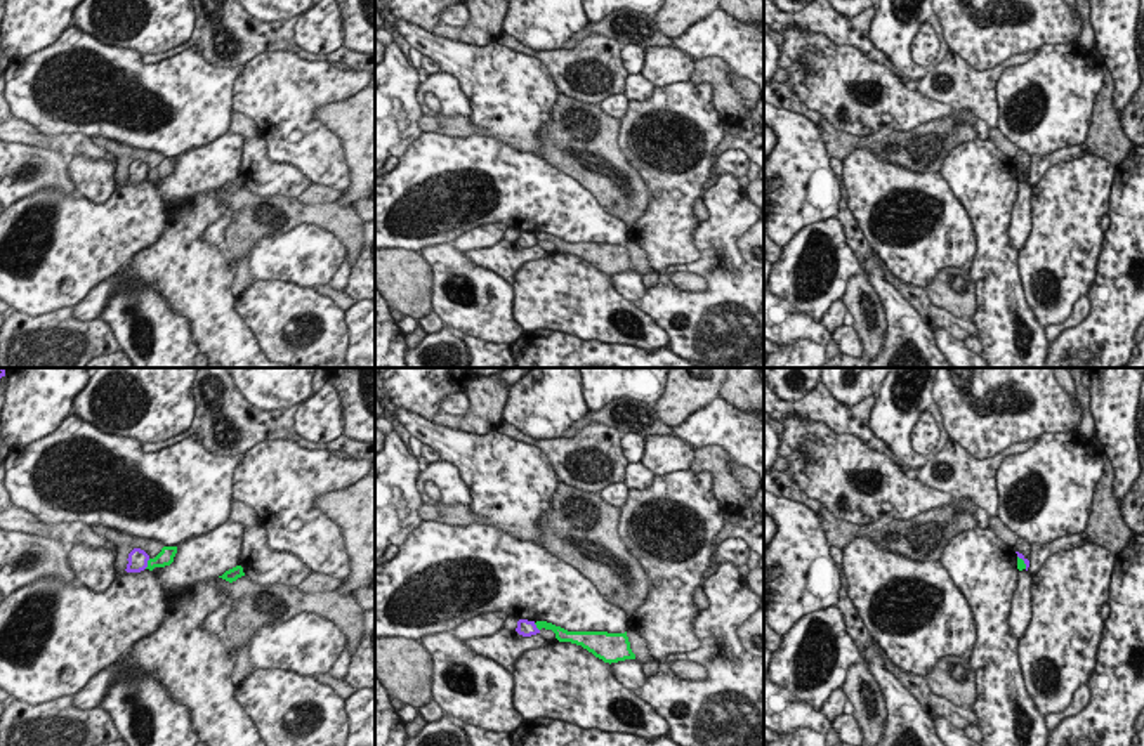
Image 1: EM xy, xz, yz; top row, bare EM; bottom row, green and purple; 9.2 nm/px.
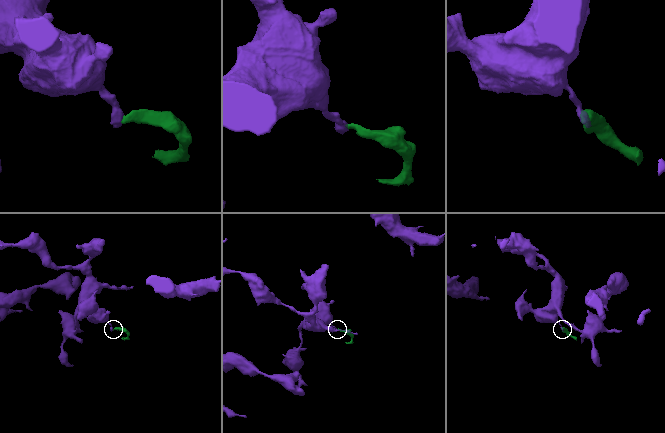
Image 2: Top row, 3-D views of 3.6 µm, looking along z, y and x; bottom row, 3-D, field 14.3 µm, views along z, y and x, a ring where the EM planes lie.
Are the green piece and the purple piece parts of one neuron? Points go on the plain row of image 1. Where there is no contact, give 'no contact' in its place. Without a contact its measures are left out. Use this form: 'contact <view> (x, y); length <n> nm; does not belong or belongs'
contact xy (148, 176); length 110 nm; does not belong

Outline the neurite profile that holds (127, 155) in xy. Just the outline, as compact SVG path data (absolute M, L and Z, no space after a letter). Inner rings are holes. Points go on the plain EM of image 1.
M92 137L92 142L97 147L109 151L111 154L120 158L120 168L116 170L116 175L115 175L118 186L125 184L127 175L128 175L128 172L127 172L128 165L134 160L141 160L149 167L149 170L155 170L165 158L161 153L132 149L127 146L120 146L109 139L102 139L102 137Z

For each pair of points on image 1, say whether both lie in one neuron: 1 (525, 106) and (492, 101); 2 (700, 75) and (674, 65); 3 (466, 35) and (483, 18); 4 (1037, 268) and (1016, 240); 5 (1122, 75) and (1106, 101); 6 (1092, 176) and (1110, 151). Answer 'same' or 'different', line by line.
1: same
2: different
3: same
4: different
5: different
6: different

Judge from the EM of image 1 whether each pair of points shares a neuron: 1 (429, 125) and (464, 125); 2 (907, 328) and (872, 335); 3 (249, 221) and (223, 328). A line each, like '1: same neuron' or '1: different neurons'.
1: same neuron
2: different neurons
3: different neurons

